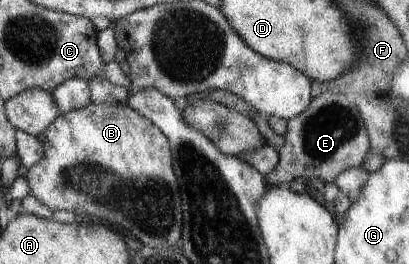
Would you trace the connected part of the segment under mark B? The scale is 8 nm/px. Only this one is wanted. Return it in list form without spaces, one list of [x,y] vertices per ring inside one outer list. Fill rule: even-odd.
[[[124,101],[89,103],[82,109],[59,113],[43,131],[43,136],[43,156],[28,168],[26,175],[30,194],[34,194],[53,212],[66,210],[88,214],[89,217],[97,216],[101,220],[123,226],[147,246],[171,248],[173,244],[177,244],[183,226],[182,198],[173,168],[170,142],[154,122],[135,112]]]

